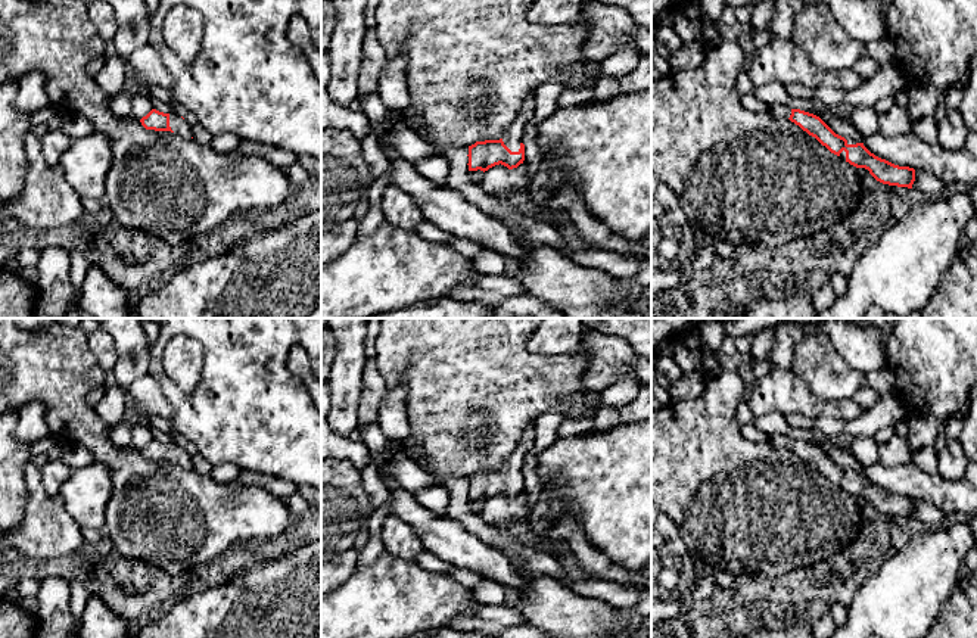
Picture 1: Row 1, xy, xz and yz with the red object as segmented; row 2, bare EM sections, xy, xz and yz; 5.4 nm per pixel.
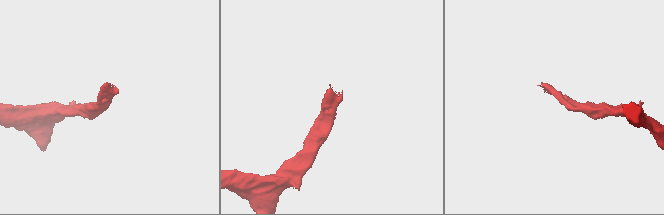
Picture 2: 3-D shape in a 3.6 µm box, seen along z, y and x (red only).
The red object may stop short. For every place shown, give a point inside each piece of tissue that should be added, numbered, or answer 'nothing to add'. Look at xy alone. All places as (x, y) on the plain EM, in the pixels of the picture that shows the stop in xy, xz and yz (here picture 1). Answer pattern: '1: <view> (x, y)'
1: xy (179, 456)

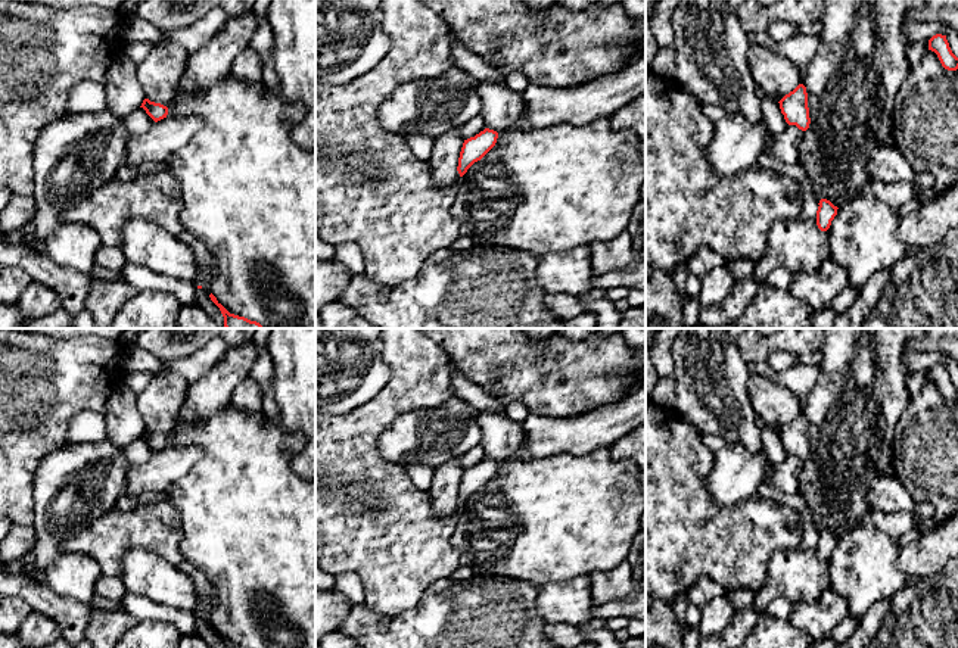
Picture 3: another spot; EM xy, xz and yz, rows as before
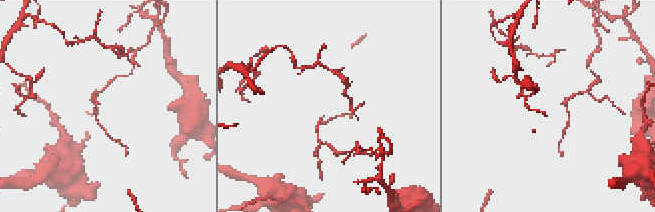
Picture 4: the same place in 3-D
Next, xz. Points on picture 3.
nothing to add

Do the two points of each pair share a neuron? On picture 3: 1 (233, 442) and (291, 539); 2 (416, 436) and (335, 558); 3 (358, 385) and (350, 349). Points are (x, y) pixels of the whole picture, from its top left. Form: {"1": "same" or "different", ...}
{"1": "same", "2": "different", "3": "same"}

